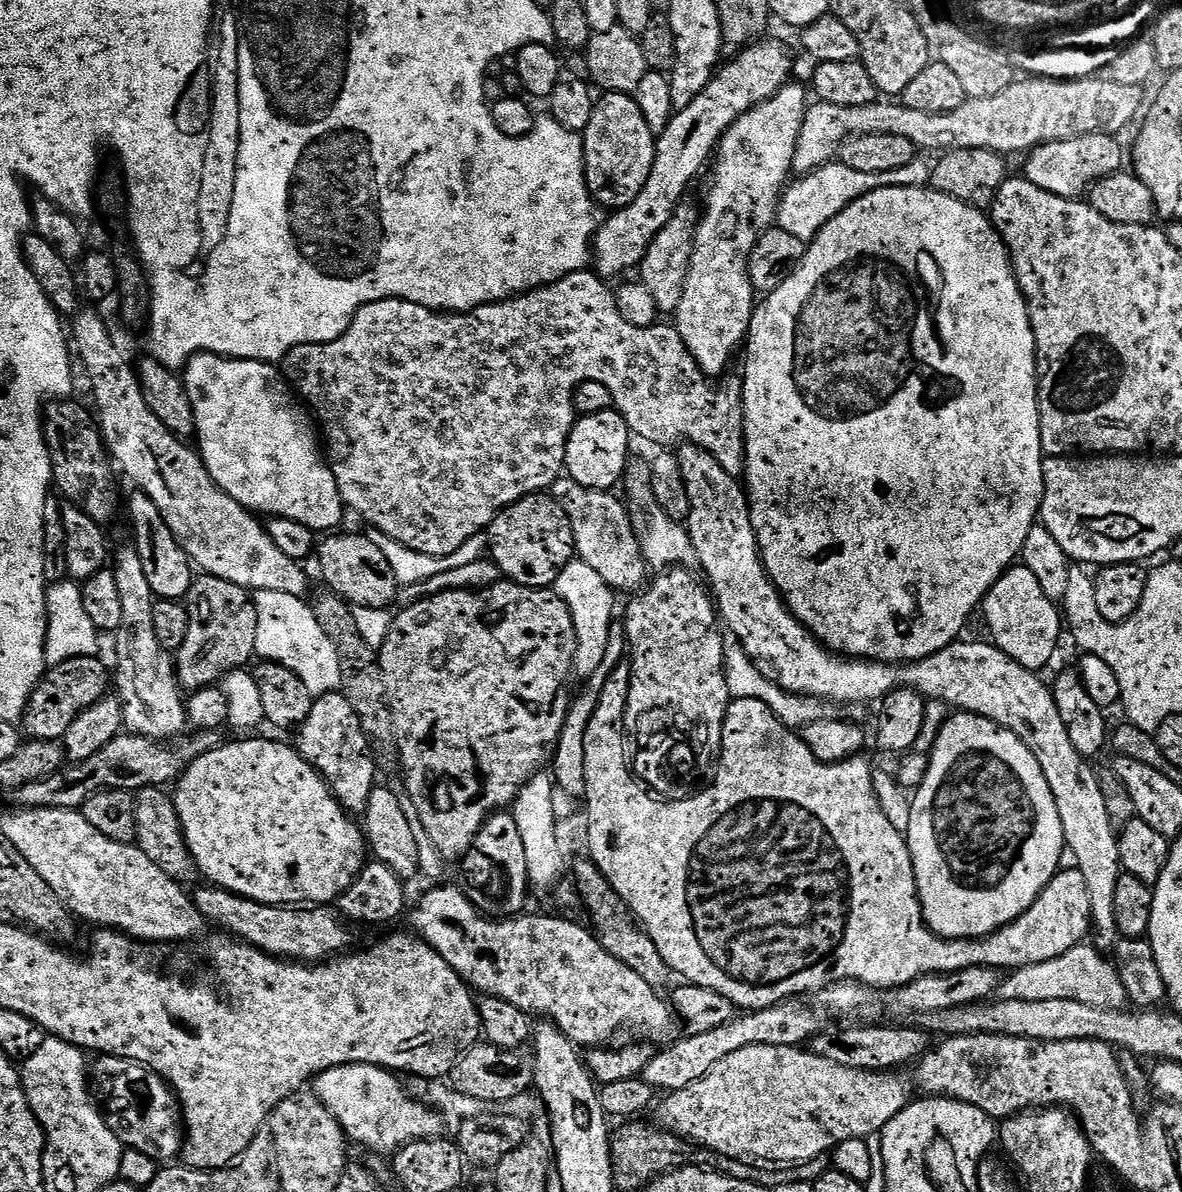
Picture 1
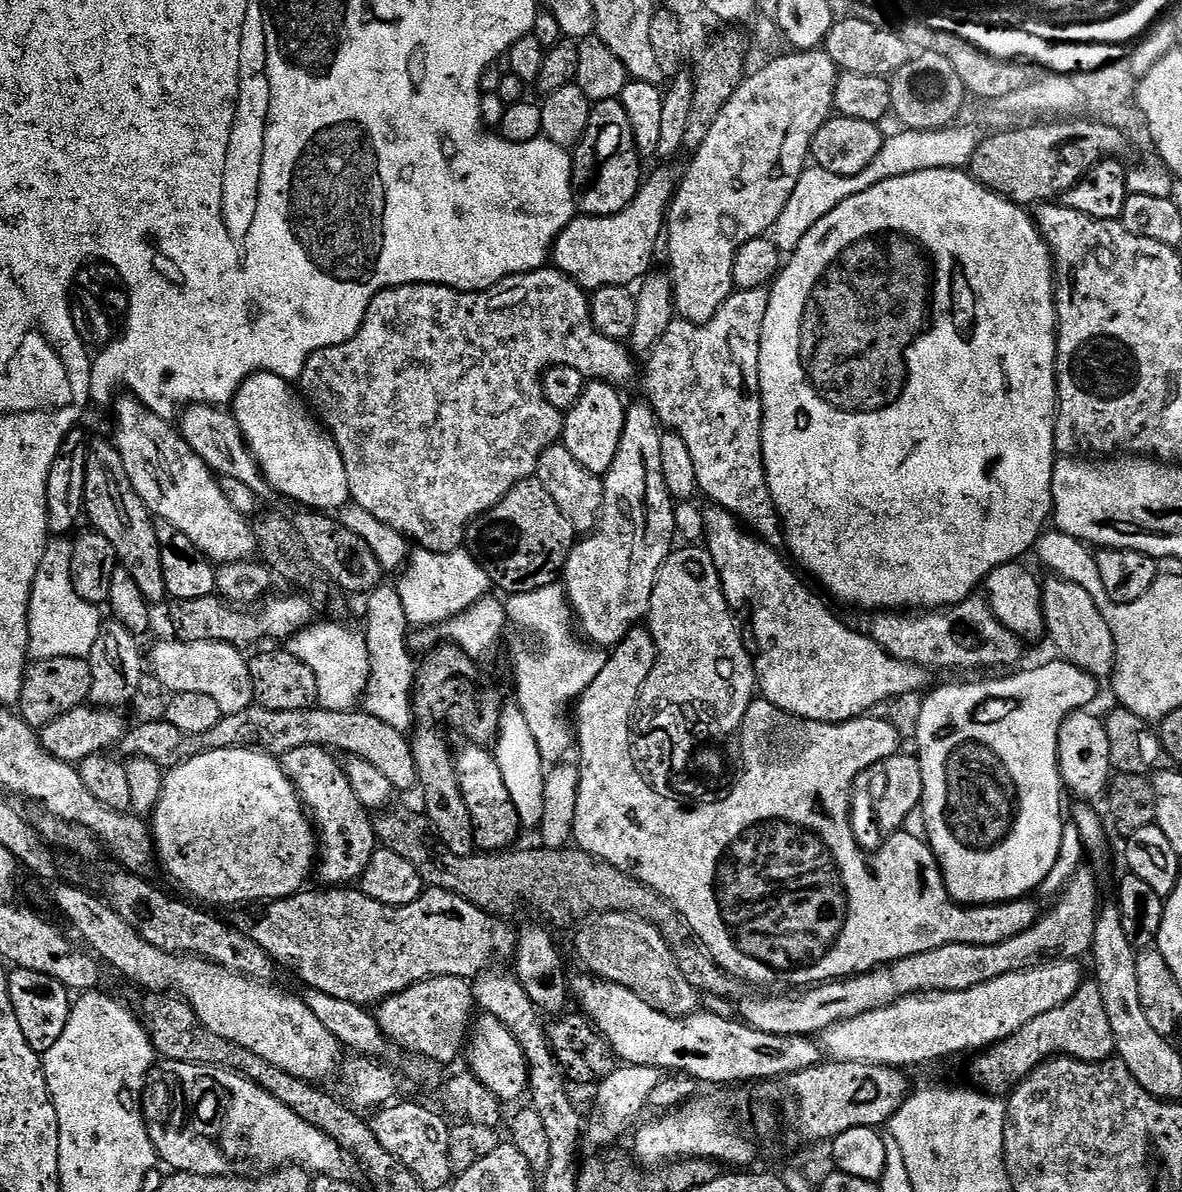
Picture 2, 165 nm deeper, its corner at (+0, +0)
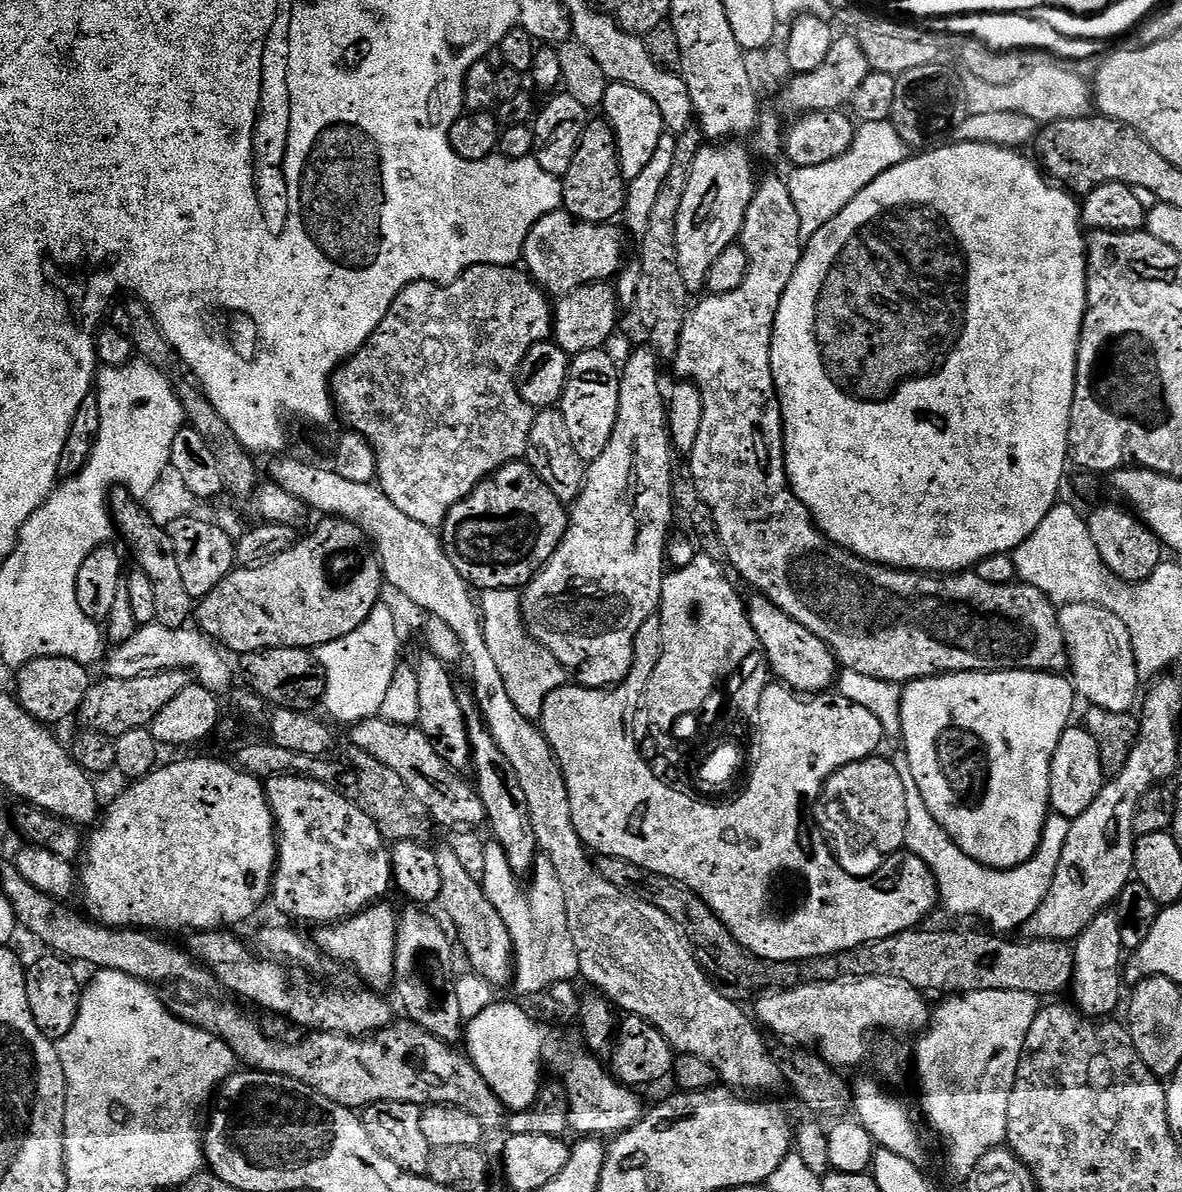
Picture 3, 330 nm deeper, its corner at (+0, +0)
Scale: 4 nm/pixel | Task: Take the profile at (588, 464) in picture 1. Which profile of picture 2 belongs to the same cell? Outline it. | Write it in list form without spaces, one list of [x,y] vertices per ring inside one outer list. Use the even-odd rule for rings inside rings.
[[[607,382],[585,383],[578,402],[564,416],[562,443],[571,459],[586,470],[603,478],[614,466],[614,454],[618,454],[618,442],[622,442],[626,422],[626,400],[620,397],[621,389]]]

